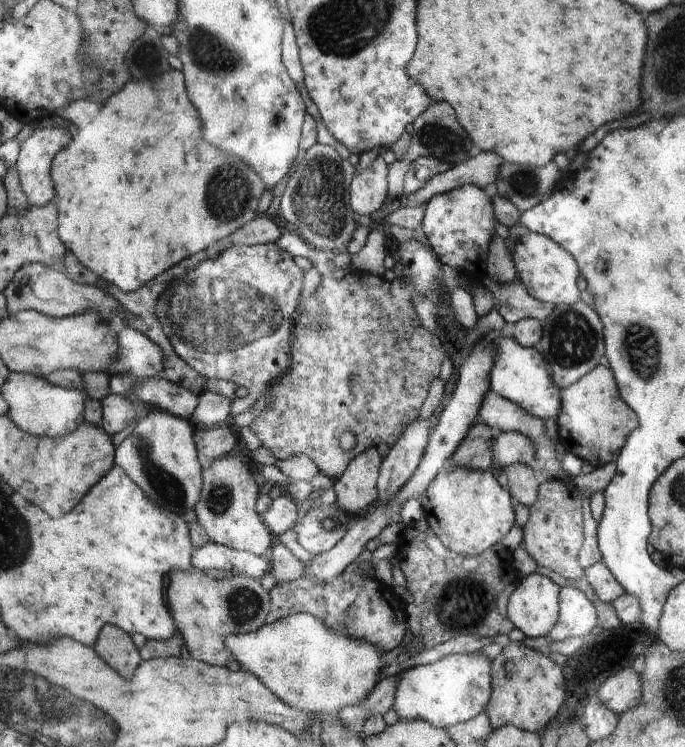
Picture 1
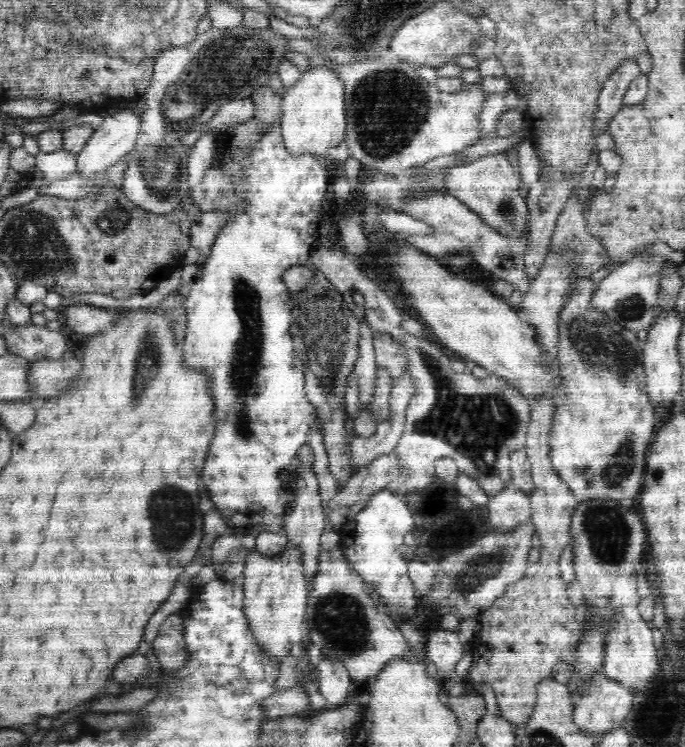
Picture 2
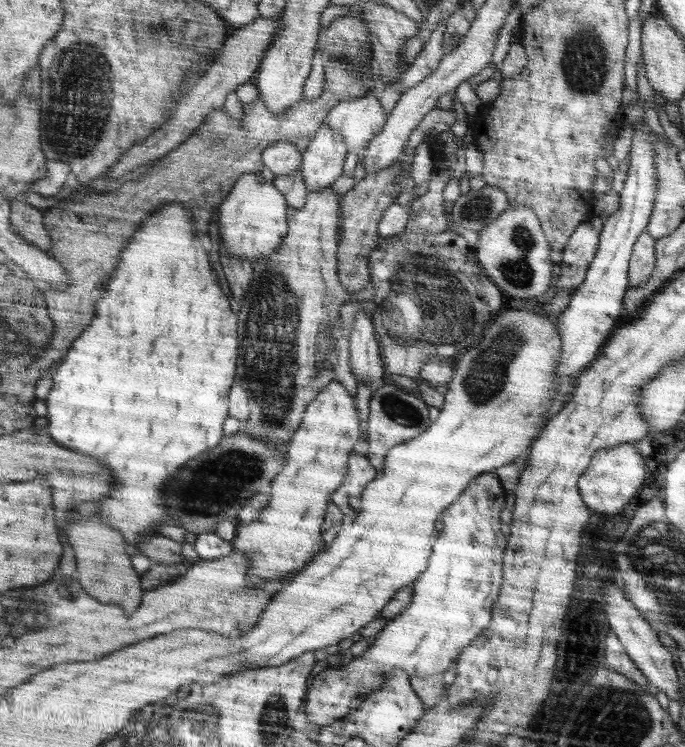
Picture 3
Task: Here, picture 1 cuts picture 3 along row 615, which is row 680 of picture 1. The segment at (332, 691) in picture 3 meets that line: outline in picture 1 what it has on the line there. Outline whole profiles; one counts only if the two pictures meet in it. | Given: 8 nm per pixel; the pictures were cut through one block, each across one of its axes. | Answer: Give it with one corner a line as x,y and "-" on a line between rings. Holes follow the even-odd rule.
480,650
475,653
444,656
437,662
410,667
403,672
398,672
395,677
398,684
396,684
396,692
394,692
393,709
398,714
399,720
407,720
408,722
424,720
424,722
431,723
432,726
446,729
449,726
470,721
490,704
491,660

